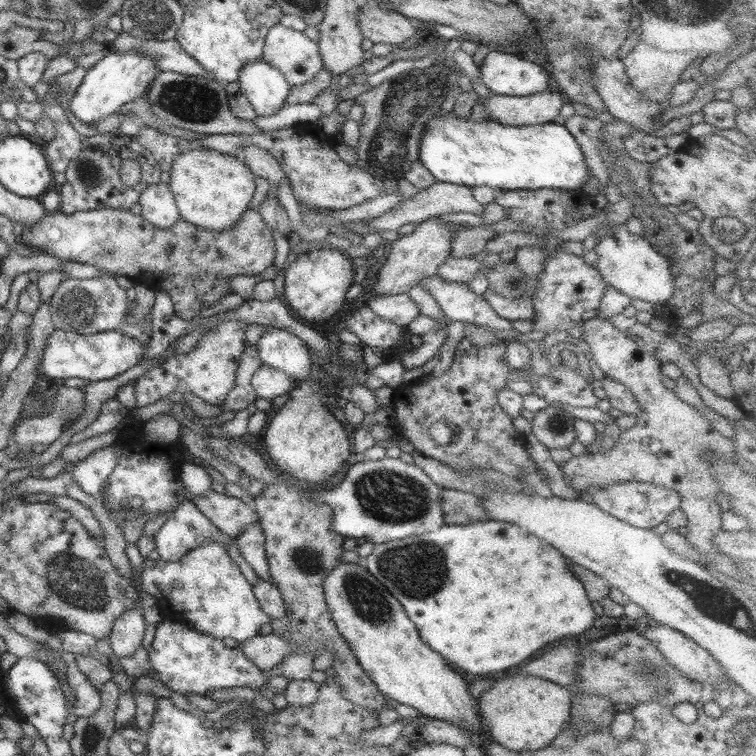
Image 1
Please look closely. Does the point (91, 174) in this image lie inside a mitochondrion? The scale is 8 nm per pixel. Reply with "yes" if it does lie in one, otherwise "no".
yes

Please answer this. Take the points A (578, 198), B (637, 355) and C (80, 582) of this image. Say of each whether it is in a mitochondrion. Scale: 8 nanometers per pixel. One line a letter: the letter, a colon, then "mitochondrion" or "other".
A: other
B: other
C: mitochondrion

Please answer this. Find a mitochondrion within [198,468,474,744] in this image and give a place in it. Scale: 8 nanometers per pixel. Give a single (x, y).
(419, 572)

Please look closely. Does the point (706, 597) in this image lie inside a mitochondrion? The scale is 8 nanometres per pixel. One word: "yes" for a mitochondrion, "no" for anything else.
yes

